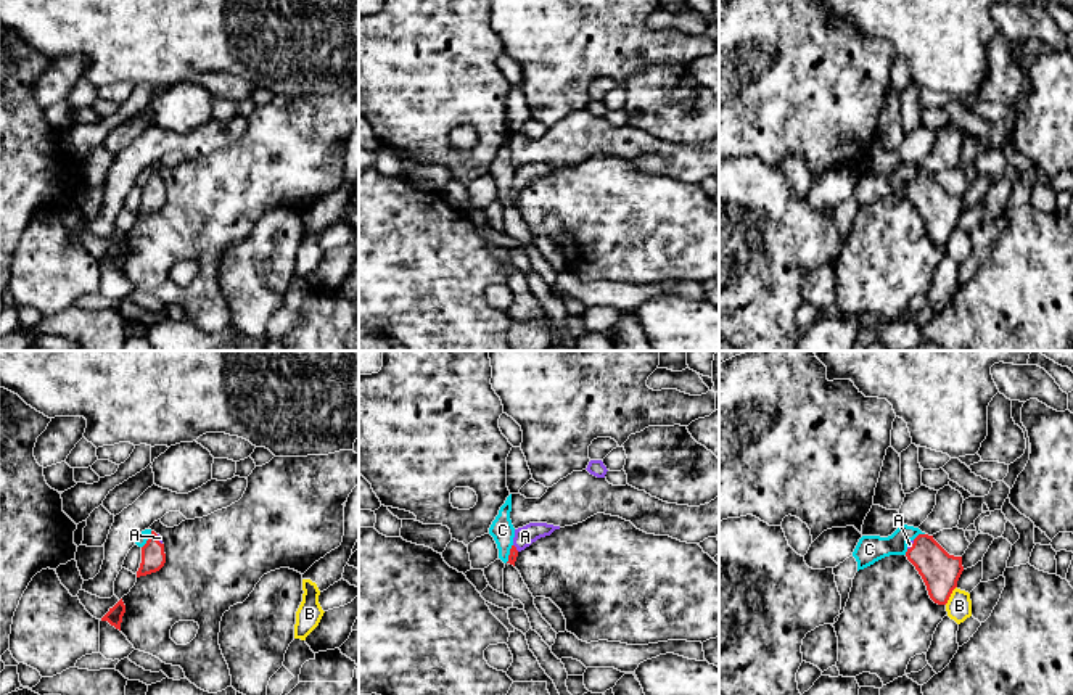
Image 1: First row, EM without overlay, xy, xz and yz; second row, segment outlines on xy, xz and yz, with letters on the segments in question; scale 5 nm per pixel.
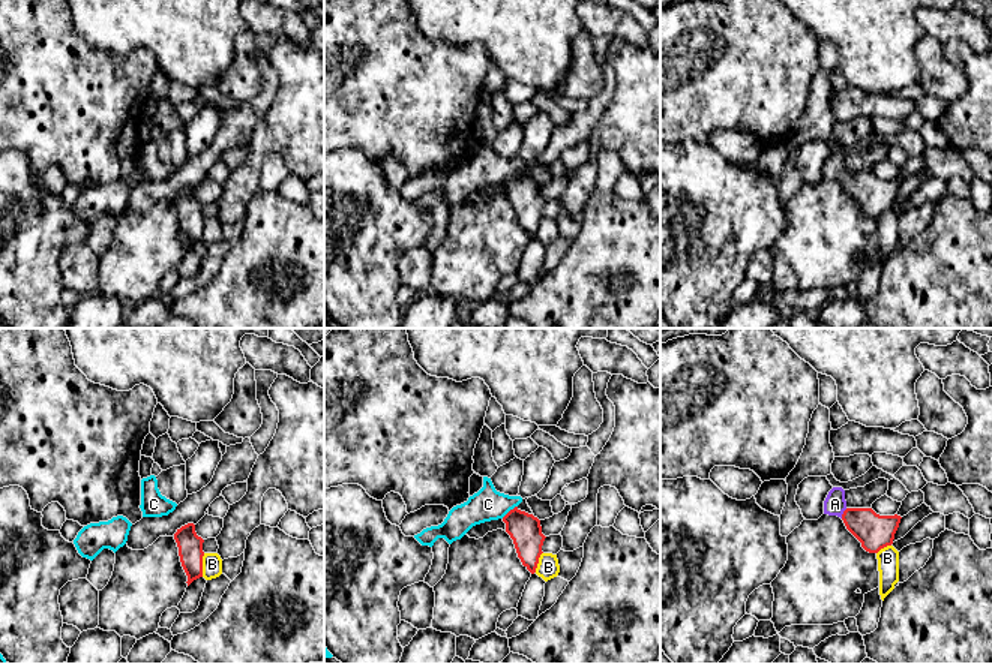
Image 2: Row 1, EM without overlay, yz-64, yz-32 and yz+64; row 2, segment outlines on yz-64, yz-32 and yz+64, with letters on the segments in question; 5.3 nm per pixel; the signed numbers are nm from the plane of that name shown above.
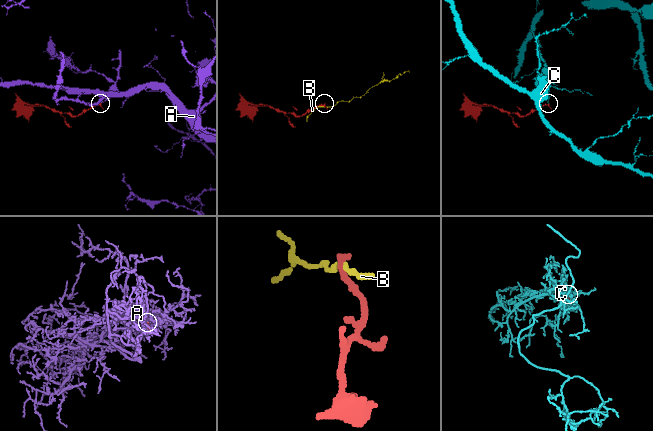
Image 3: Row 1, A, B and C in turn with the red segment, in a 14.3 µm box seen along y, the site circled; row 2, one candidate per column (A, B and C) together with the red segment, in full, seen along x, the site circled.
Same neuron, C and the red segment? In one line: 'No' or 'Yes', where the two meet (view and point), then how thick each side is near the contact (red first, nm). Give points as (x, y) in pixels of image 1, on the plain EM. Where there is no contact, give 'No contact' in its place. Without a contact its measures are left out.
No. Touches red at xy (148, 179). Thickness 120 nm (red) against 50 nm

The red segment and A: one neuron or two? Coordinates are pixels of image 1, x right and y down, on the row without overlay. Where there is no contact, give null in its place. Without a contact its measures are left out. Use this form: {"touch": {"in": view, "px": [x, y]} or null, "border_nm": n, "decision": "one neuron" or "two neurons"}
{"touch": {"in": "xy", "px": [156, 179]}, "border_nm": 60, "decision": "one neuron"}

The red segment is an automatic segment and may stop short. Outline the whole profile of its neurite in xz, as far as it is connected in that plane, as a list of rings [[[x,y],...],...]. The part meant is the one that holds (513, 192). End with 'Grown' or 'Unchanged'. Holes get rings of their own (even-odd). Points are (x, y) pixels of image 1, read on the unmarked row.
[[[529,162],[523,167],[515,169],[513,185],[510,188],[508,201],[515,206],[516,196],[521,190],[529,187],[541,177],[550,175],[560,166],[547,164],[547,162]]]. Grown

